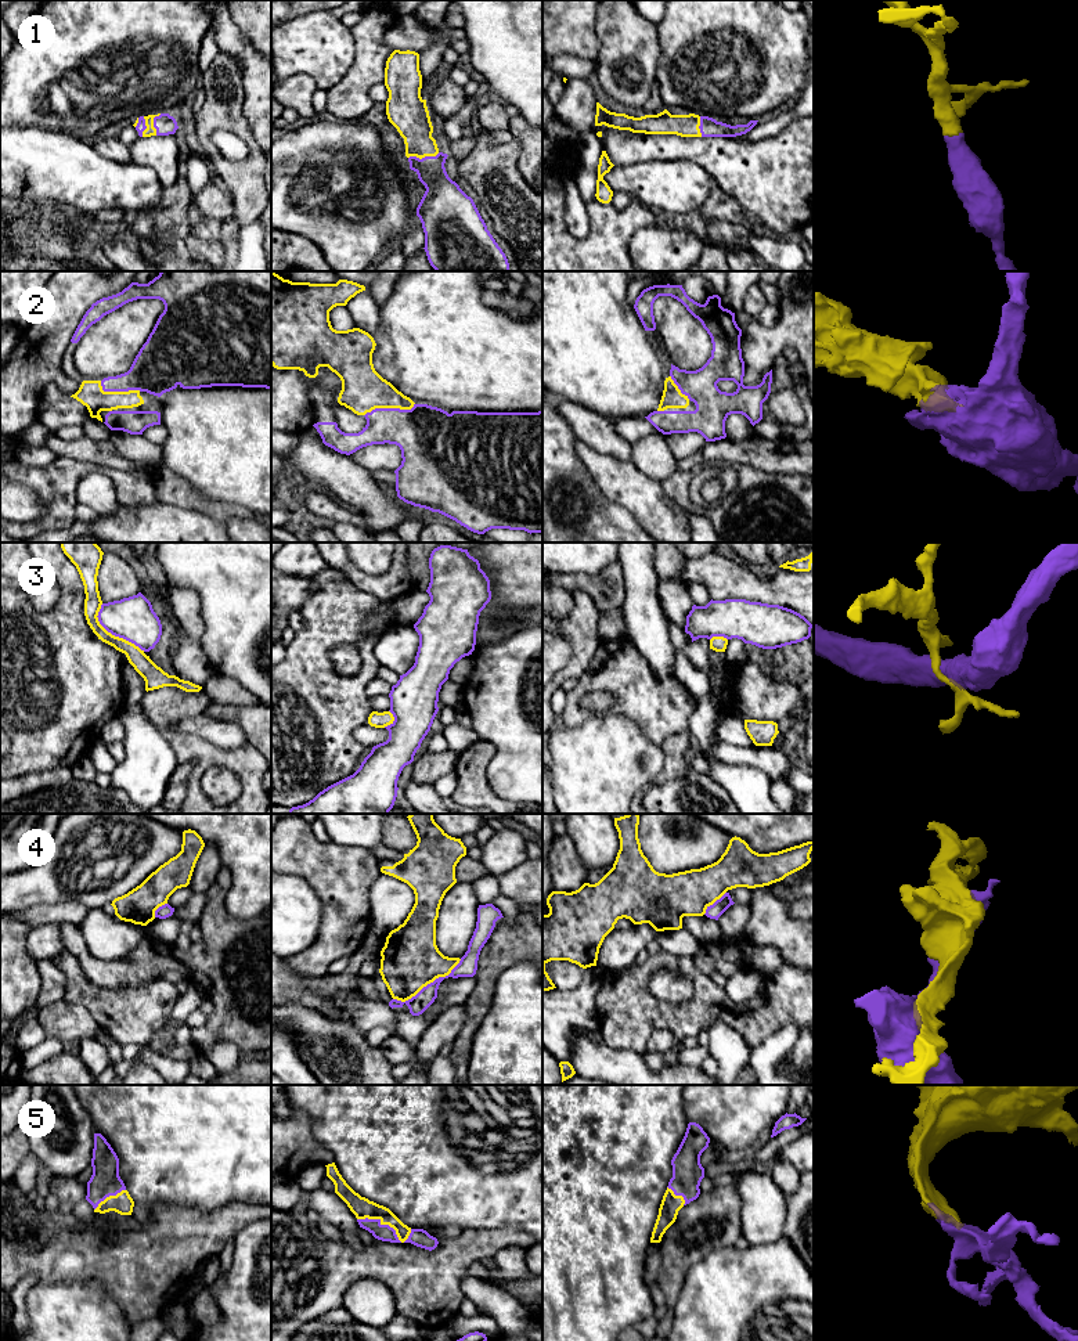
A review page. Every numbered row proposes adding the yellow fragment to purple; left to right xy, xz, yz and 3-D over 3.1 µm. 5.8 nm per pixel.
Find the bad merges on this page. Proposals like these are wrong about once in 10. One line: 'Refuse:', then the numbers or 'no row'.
Refuse: 3, 4

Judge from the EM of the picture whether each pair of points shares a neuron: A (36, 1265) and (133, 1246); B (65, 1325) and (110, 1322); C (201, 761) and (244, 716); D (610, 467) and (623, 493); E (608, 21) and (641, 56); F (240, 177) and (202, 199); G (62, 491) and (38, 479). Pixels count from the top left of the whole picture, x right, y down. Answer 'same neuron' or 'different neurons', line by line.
A: same neuron
B: same neuron
C: different neurons
D: same neuron
E: same neuron
F: different neurons
G: same neuron

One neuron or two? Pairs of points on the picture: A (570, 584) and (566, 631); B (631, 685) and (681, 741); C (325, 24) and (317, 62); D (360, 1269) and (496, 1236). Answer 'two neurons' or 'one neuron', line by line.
A: two neurons
B: two neurons
C: one neuron
D: one neuron

